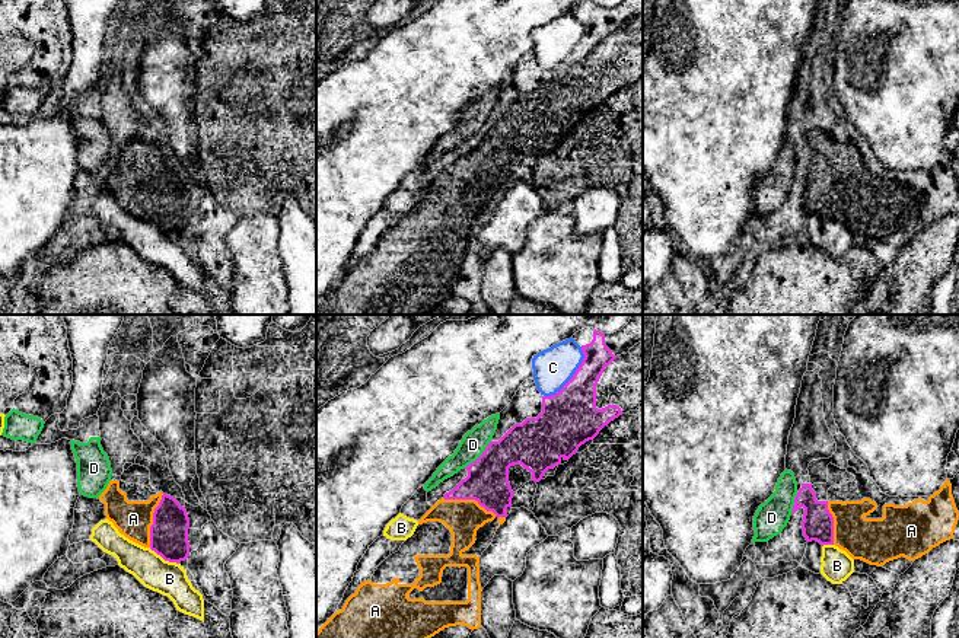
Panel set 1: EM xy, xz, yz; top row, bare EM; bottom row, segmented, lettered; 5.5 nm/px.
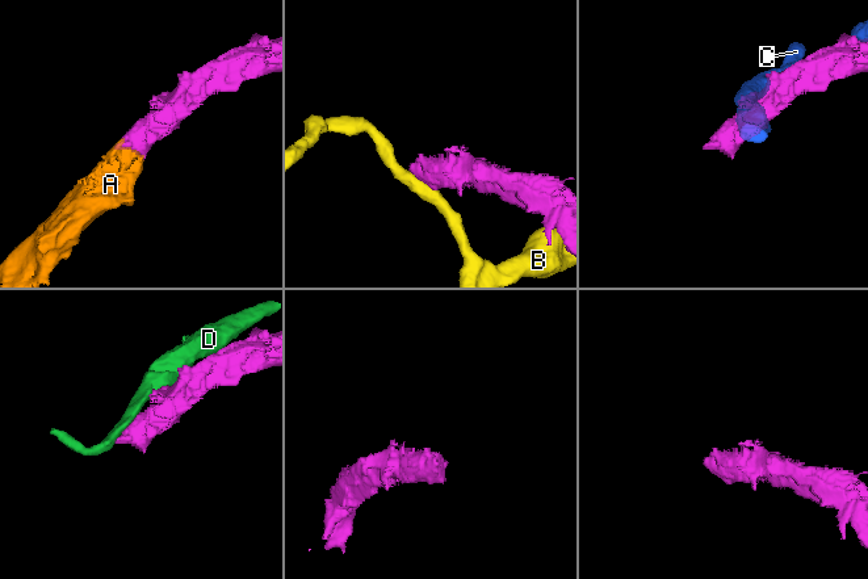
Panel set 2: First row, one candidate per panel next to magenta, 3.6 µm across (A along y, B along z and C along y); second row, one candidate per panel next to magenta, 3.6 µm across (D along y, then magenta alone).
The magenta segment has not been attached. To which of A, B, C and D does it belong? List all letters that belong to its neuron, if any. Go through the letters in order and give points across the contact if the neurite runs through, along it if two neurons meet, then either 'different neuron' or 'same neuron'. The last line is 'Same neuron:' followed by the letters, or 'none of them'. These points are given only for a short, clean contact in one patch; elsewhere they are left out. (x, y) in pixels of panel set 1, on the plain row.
A: same neuron
B: border along xy (149, 222), (165, 233), (178, 238); different neuron
C: different neuron
D: border along xz (490, 114), (486, 123), (465, 142); different neuron
Same neuron: A

